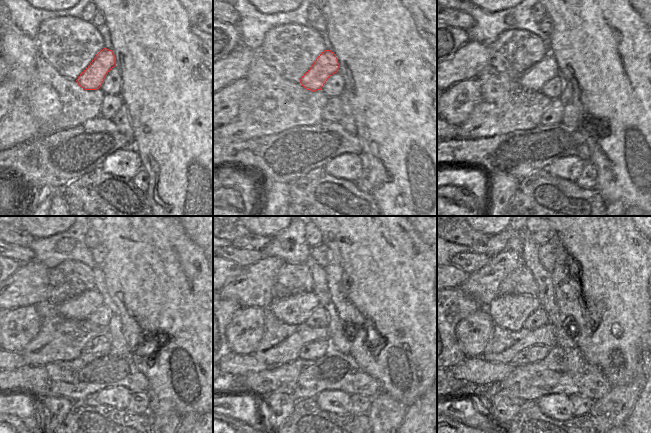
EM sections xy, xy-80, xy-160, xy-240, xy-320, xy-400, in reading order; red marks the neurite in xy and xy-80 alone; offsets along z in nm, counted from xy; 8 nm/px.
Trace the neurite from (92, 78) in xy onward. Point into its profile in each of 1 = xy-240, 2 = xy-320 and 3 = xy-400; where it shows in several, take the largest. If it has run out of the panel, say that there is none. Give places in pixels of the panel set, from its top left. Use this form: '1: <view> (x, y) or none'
1: xy-240 (80, 307)
2: xy-320 (296, 309)
3: xy-400 (510, 311)

